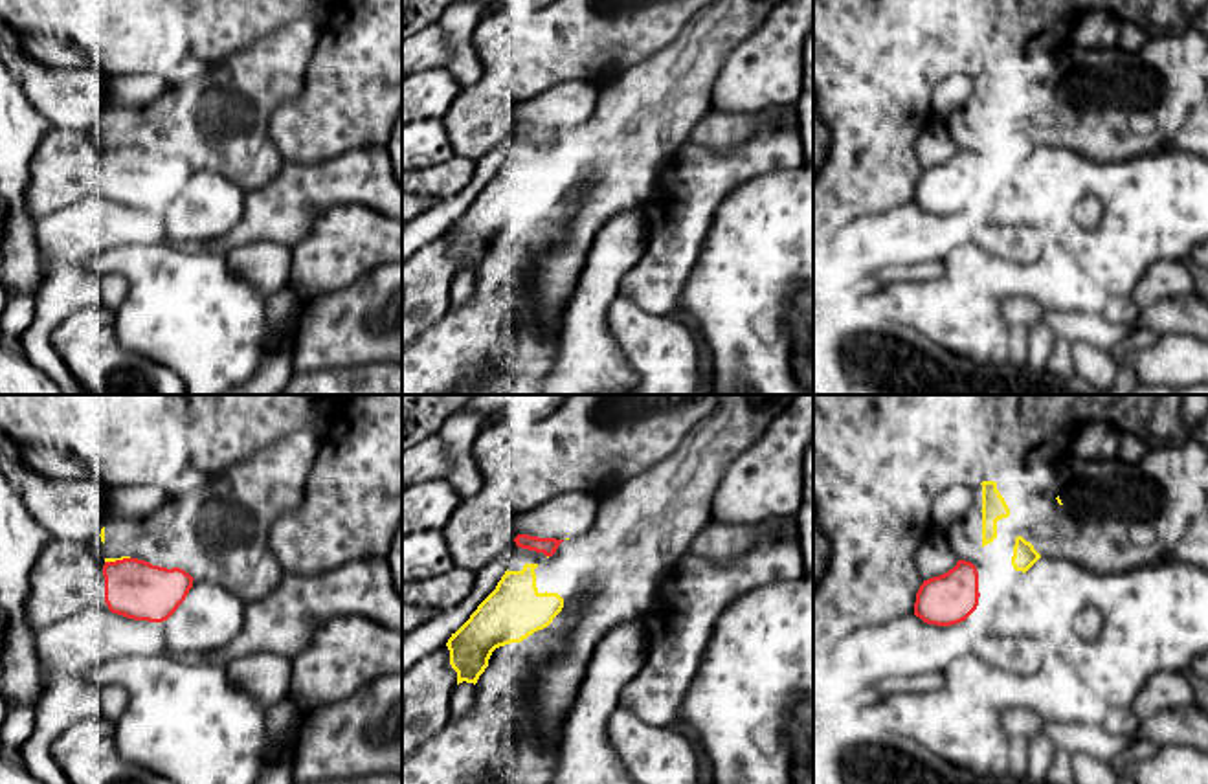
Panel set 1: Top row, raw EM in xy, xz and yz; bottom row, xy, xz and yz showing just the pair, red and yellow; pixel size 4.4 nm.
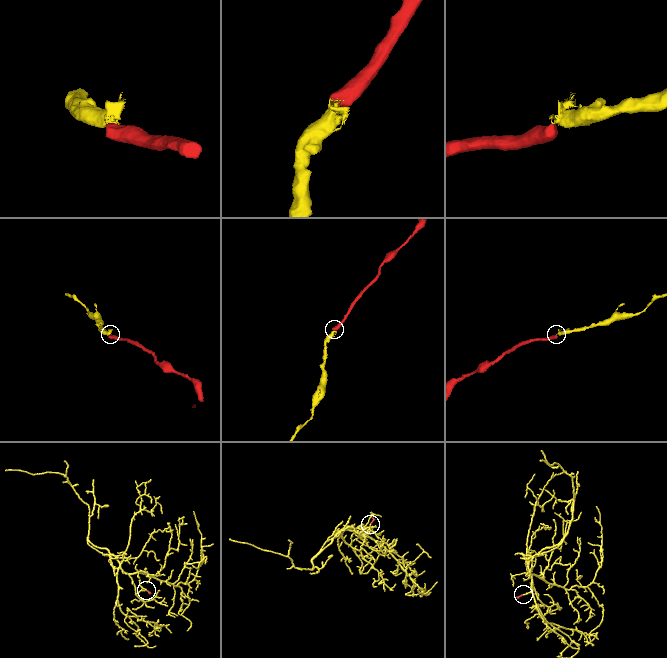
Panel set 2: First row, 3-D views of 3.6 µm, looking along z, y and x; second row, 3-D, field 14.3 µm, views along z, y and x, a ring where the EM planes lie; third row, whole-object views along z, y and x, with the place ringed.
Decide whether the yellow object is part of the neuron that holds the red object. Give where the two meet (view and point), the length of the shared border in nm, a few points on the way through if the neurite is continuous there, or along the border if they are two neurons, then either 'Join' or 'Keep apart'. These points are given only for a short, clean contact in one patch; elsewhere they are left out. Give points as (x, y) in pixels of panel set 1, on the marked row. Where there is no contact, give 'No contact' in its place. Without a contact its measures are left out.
Touches red at xy (116, 560). Shared border 110 nm. Path across: xy (134, 588), (116, 570), (116, 560), (122, 557). Join

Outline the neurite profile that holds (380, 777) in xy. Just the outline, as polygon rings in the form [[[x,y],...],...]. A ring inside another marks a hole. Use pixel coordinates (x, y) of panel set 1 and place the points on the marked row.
[[[376,773],[376,775],[365,775],[360,778],[299,782],[299,784],[402,784],[402,773]]]

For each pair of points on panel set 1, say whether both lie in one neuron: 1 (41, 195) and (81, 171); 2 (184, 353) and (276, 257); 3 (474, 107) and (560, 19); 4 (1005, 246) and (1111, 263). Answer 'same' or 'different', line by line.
1: same
2: different
3: same
4: different

